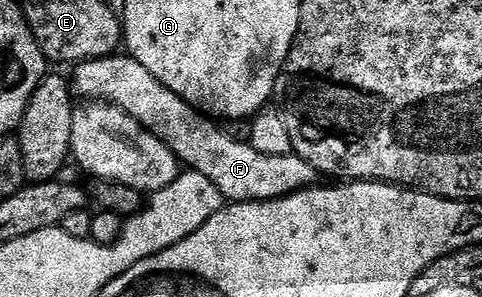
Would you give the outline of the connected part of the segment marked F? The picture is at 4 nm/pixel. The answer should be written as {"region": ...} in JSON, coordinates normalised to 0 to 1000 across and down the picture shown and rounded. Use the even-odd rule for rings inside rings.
{"region":[[[234,182],[201,202],[170,202],[156,229],[158,246],[147,246],[145,279],[160,327],[174,323],[166,330],[183,343],[243,350],[303,438],[317,444],[365,522],[376,556],[419,586],[419,599],[436,599],[436,613],[452,626],[467,677],[483,687],[523,687],[529,673],[583,673],[587,660],[604,660],[606,650],[649,630],[658,616],[660,582],[651,559],[643,559],[643,545],[612,519],[587,525],[537,515],[519,481],[485,478],[485,465],[477,465],[473,441],[446,401],[425,391],[421,377],[388,350],[369,316],[340,296],[336,276],[328,276],[328,263],[320,263],[320,249],[311,249],[311,236],[303,236],[303,222],[295,222],[295,209],[286,209],[274,189]]]}

